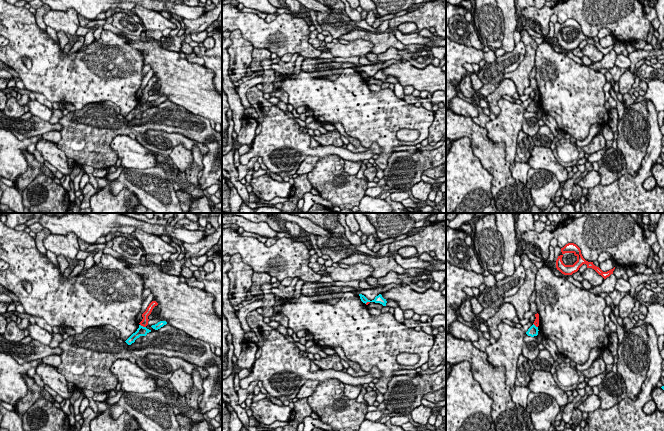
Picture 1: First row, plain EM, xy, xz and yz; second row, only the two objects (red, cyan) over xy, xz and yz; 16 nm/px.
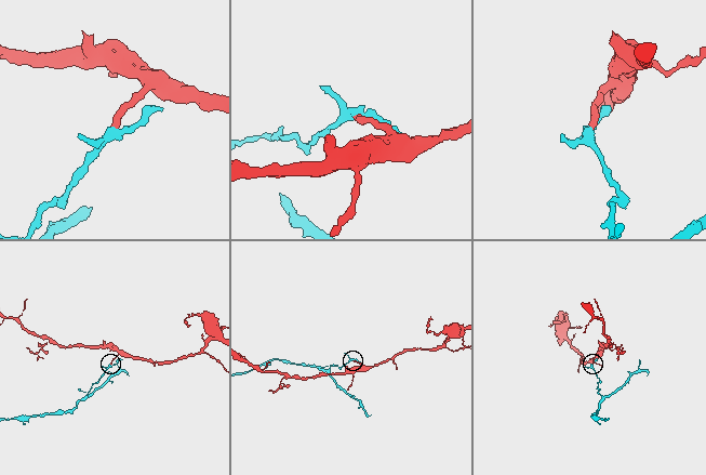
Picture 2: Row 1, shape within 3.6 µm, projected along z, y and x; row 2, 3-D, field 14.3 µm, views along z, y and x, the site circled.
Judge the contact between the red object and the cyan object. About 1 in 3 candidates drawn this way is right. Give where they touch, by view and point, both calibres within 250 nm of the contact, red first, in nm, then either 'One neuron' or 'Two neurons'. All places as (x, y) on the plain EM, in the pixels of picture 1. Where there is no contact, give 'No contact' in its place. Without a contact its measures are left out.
Touches red at xy (143, 102). Thickness 120 nm (red) against 160 nm. Two neurons

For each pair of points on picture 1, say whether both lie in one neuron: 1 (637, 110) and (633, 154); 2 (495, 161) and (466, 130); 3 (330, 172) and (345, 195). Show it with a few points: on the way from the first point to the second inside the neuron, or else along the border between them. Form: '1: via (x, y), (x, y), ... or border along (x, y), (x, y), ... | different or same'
1: via (634, 121), (633, 143) | same
2: via (489, 153), (474, 135) | same
3: via (330, 178), (332, 185), (339, 189) | same

